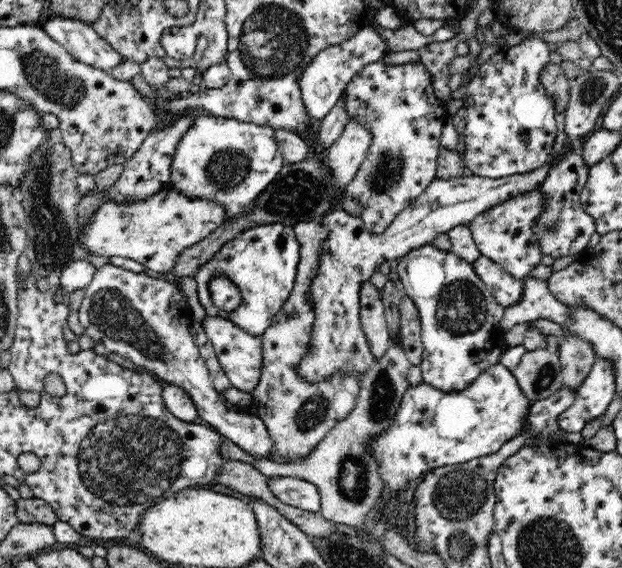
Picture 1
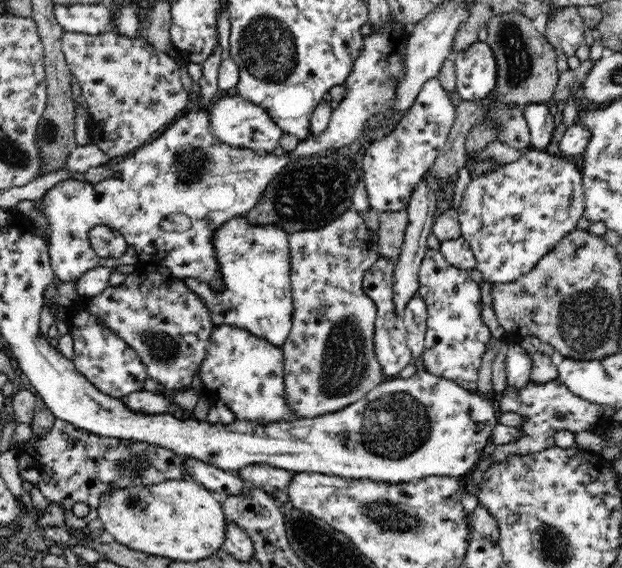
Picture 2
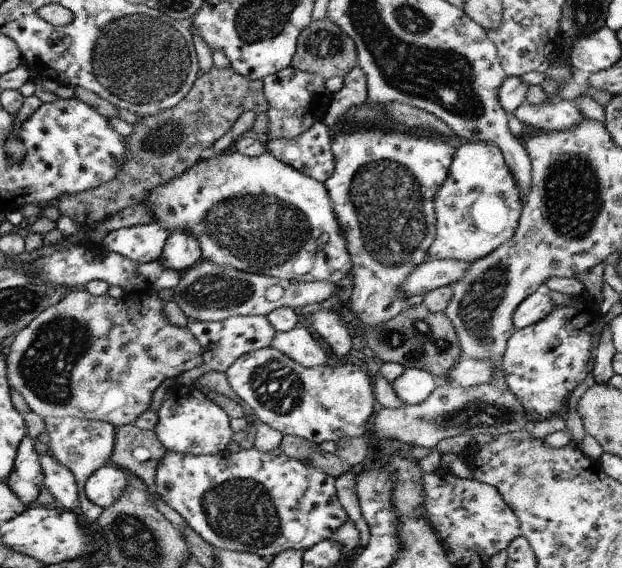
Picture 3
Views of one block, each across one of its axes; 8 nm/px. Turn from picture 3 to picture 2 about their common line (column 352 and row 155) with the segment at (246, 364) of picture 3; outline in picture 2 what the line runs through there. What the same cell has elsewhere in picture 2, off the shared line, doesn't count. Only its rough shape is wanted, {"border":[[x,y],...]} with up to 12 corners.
{"border":[[437,78],[359,175],[370,207],[403,211],[456,109]]}

